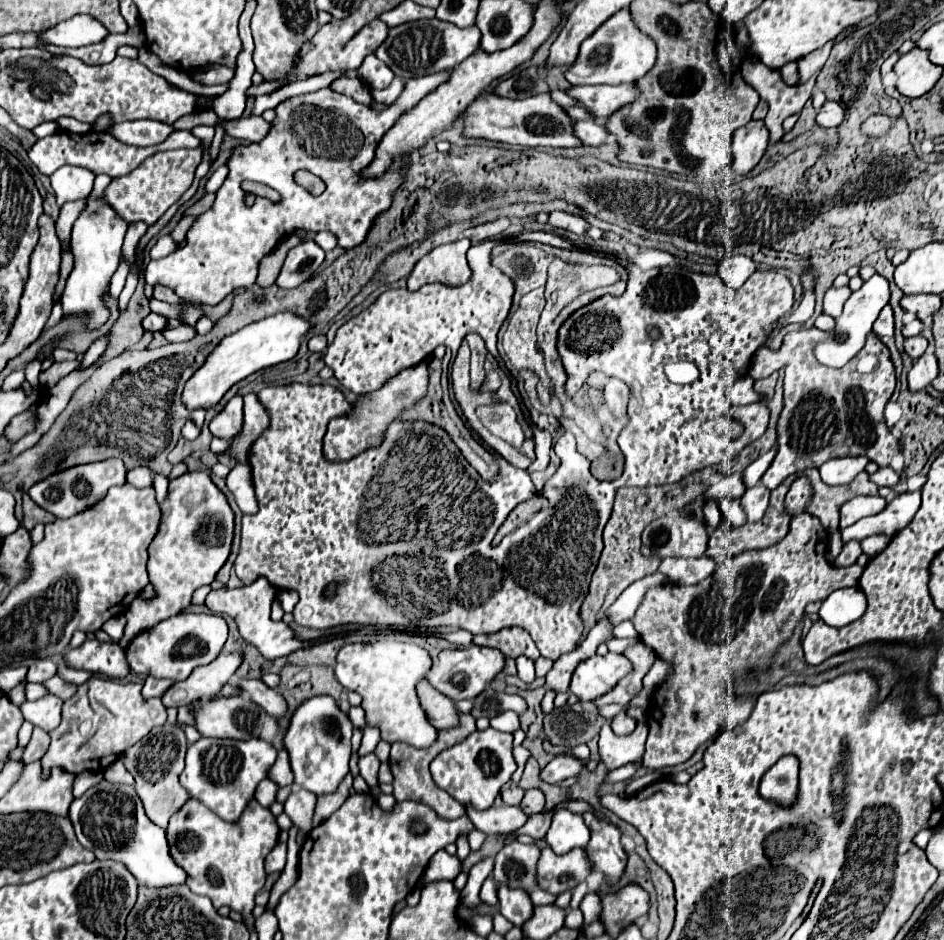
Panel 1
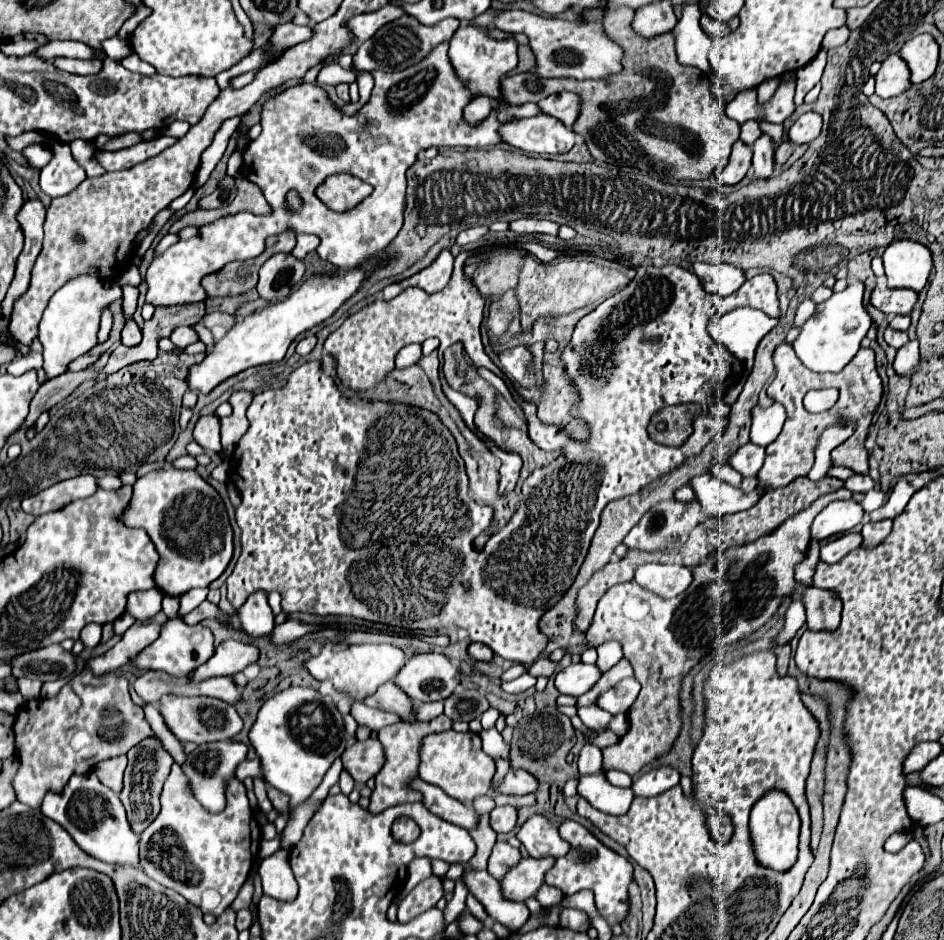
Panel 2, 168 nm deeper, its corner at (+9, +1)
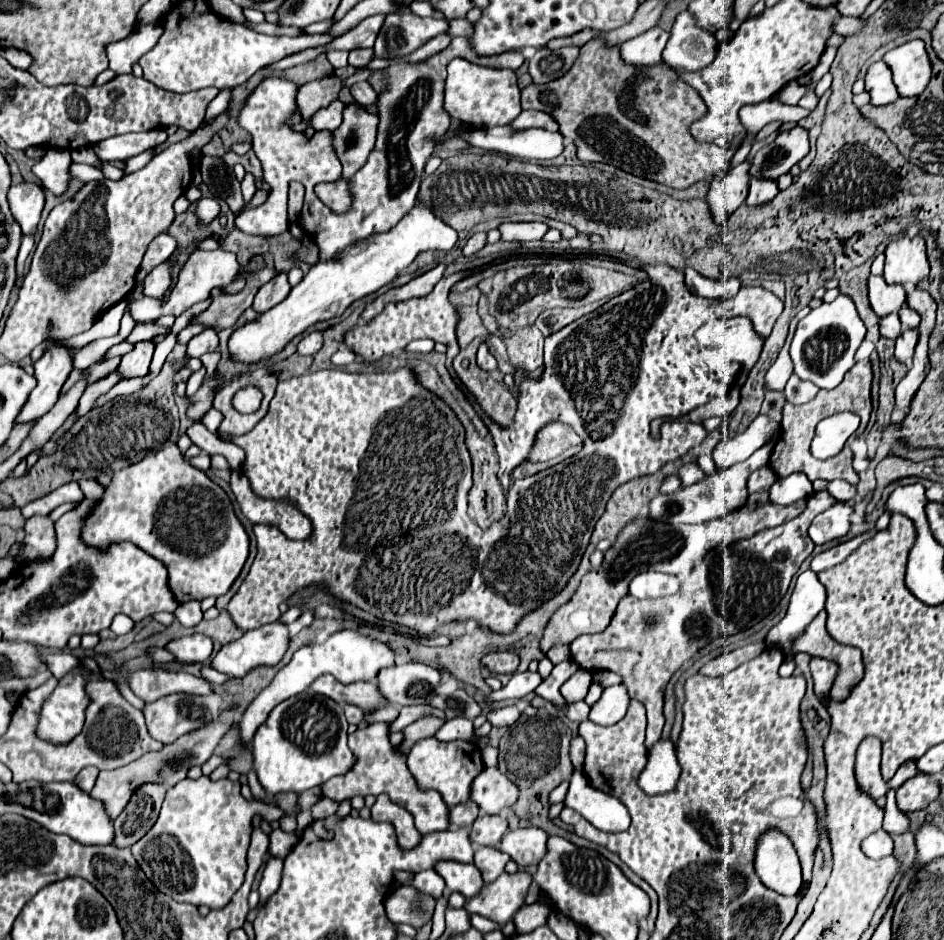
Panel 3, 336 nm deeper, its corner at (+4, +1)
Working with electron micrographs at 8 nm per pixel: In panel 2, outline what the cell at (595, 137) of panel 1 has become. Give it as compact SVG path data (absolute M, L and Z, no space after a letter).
M535 115L501 127L505 143L533 153L567 153L573 149L577 133L551 115Z

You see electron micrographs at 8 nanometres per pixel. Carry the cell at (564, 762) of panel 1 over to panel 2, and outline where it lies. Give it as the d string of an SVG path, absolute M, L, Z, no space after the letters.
M509 771L499 791L509 795L527 795L539 787L539 779L529 771Z

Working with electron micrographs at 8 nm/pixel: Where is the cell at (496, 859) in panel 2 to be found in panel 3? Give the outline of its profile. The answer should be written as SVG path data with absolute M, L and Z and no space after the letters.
M476 847L474 849L474 865L482 873L484 885L498 879L504 873L504 865L508 861L510 859L506 857L506 853L496 853L494 847Z

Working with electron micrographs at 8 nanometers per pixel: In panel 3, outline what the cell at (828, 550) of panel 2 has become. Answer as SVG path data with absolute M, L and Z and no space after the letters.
M872 529L872 531L866 531L864 535L858 535L858 537L854 537L854 539L848 539L848 541L832 547L832 549L828 549L828 551L818 553L818 555L812 559L810 569L814 569L814 573L820 573L820 571L824 571L824 569L828 569L828 567L838 565L838 563L844 561L858 545L862 545L862 543L864 543L866 539L870 539L872 535L874 535L874 529Z

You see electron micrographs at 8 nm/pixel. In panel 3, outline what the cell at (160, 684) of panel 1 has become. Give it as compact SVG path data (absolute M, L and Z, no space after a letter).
M138 669L126 675L130 689L136 697L150 703L162 695L170 693L190 693L190 695L210 695L210 683L202 677L194 677L182 669Z

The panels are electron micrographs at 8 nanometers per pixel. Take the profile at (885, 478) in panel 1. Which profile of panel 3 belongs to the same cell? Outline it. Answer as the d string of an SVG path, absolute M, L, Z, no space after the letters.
M830 481L826 485L826 491L840 503L846 503L846 501L854 499L854 495L856 495L856 487L846 481Z

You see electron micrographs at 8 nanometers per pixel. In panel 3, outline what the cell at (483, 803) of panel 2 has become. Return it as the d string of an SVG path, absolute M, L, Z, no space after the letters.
M468 801L468 803L456 805L454 809L450 809L448 821L450 821L452 827L458 827L458 829L464 827L464 829L468 829L478 815L480 815L480 813L478 813L478 807L476 807L472 801Z

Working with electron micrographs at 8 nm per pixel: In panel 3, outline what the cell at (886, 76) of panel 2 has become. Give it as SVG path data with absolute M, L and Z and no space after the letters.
M876 61L868 67L864 75L864 85L870 93L870 105L890 105L898 99L898 91L890 81L890 69L886 69L884 61Z

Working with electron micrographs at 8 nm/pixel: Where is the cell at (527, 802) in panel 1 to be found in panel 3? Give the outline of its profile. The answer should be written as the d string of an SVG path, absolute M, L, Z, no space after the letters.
M480 815L478 821L474 821L474 825L470 829L470 841L476 845L496 847L506 831L508 831L508 821L504 817Z

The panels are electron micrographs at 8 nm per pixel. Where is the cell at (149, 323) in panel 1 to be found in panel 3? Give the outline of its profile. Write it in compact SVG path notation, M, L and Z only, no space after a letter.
M150 341L136 343L134 351L126 353L118 365L118 373L122 379L132 379L132 377L144 377L150 373L150 361L152 361L154 345Z

